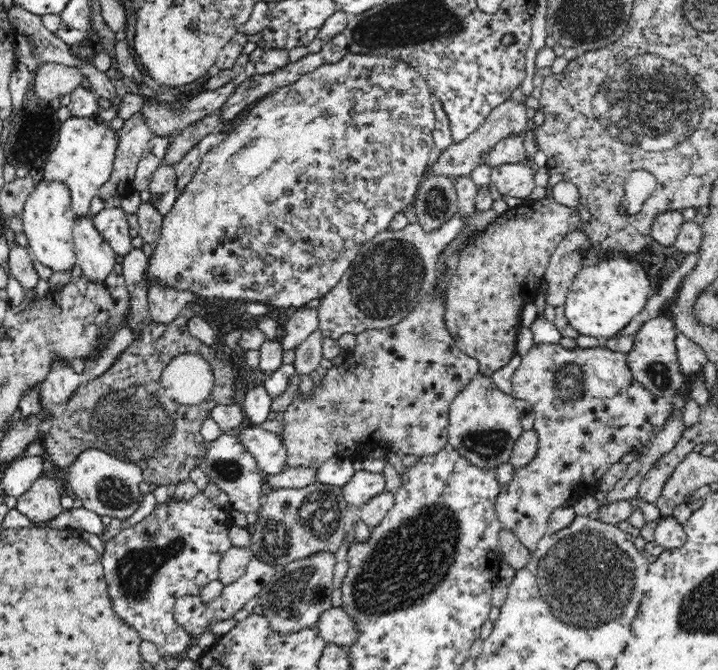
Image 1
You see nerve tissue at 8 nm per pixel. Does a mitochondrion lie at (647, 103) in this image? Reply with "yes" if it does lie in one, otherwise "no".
yes

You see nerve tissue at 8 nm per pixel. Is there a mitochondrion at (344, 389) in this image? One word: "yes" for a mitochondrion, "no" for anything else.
no

